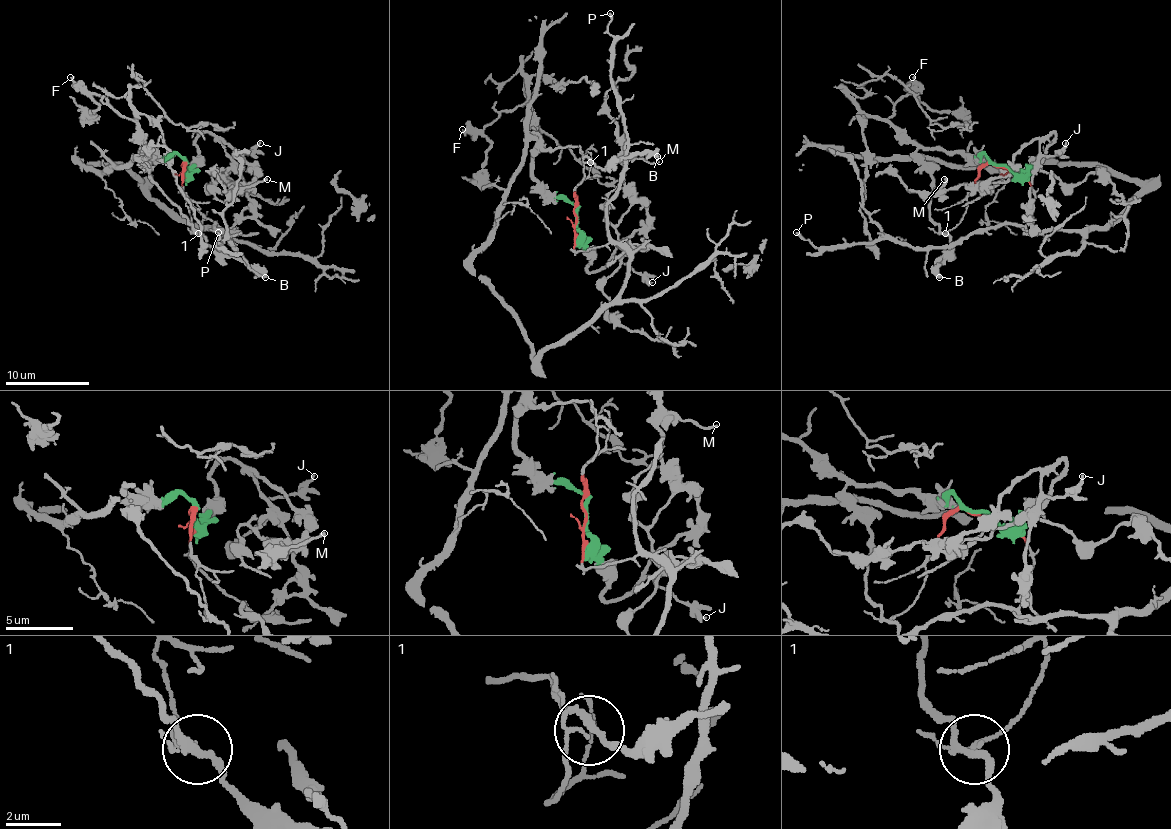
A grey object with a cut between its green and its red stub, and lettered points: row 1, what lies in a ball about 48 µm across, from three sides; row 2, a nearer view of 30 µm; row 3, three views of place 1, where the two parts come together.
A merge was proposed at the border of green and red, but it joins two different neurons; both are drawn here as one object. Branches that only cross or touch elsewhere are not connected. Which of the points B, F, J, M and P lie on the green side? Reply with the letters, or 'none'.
B, F, J, M

